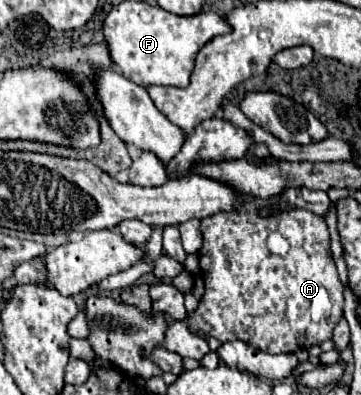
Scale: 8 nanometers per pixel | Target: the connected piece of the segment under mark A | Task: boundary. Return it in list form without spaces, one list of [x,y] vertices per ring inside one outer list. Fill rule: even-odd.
[[[242,197],[242,205],[236,211],[216,213],[202,219],[204,245],[198,251],[198,257],[206,291],[198,309],[190,315],[190,331],[200,337],[212,335],[220,343],[240,339],[266,353],[296,353],[298,349],[308,349],[332,339],[332,329],[342,319],[344,287],[330,255],[330,237],[324,219],[306,209],[286,209],[286,213],[268,219],[258,217],[258,209],[270,203],[270,199],[262,201],[254,197]],[[270,231],[280,231],[288,239],[292,249],[286,257],[270,255],[266,249],[266,237]]]

